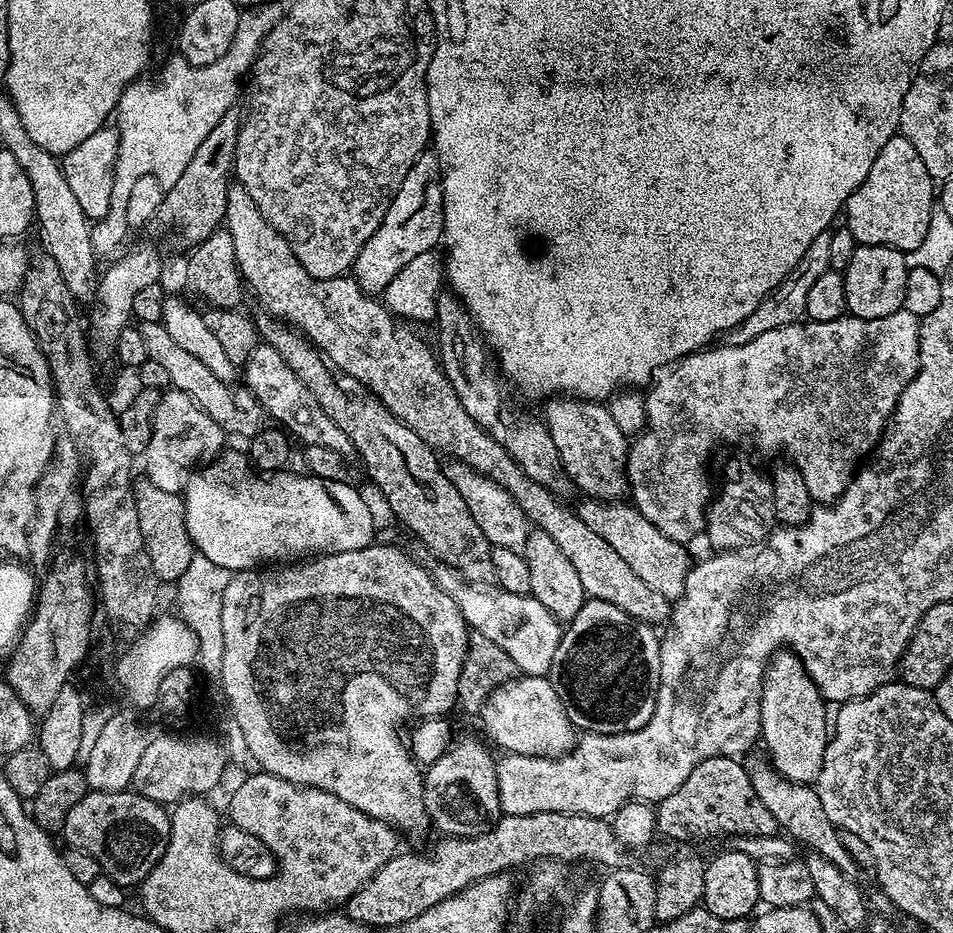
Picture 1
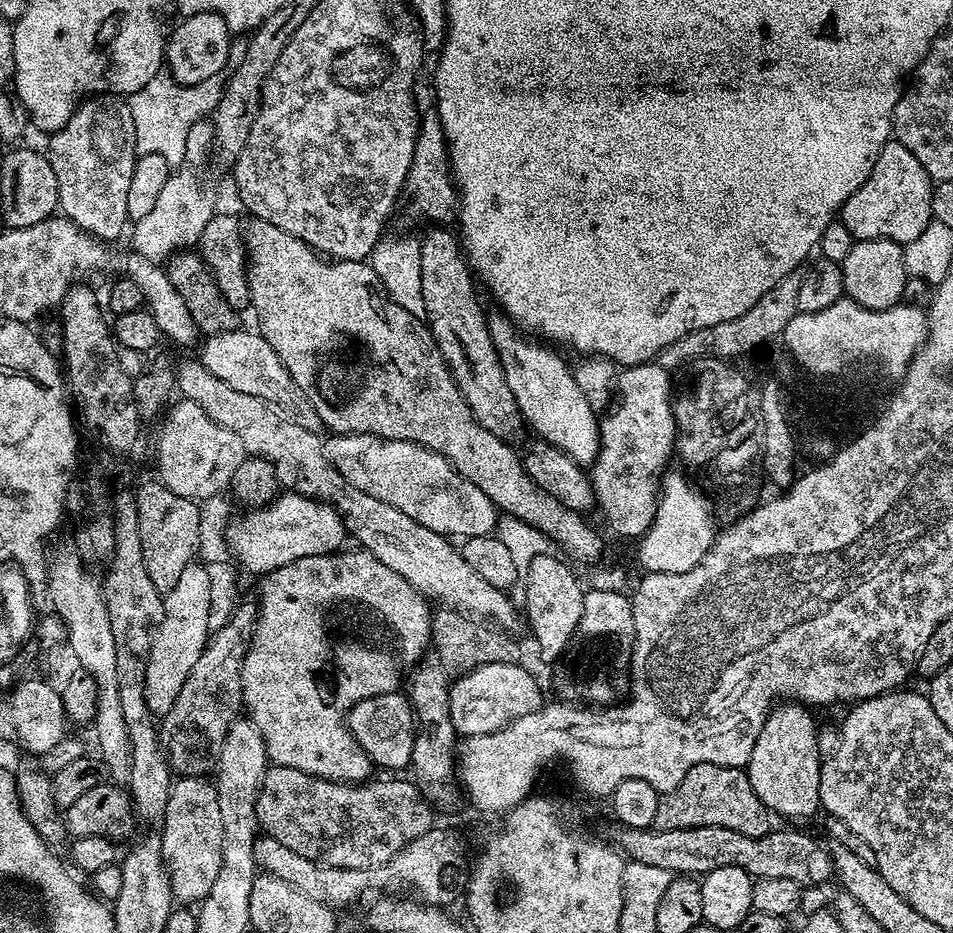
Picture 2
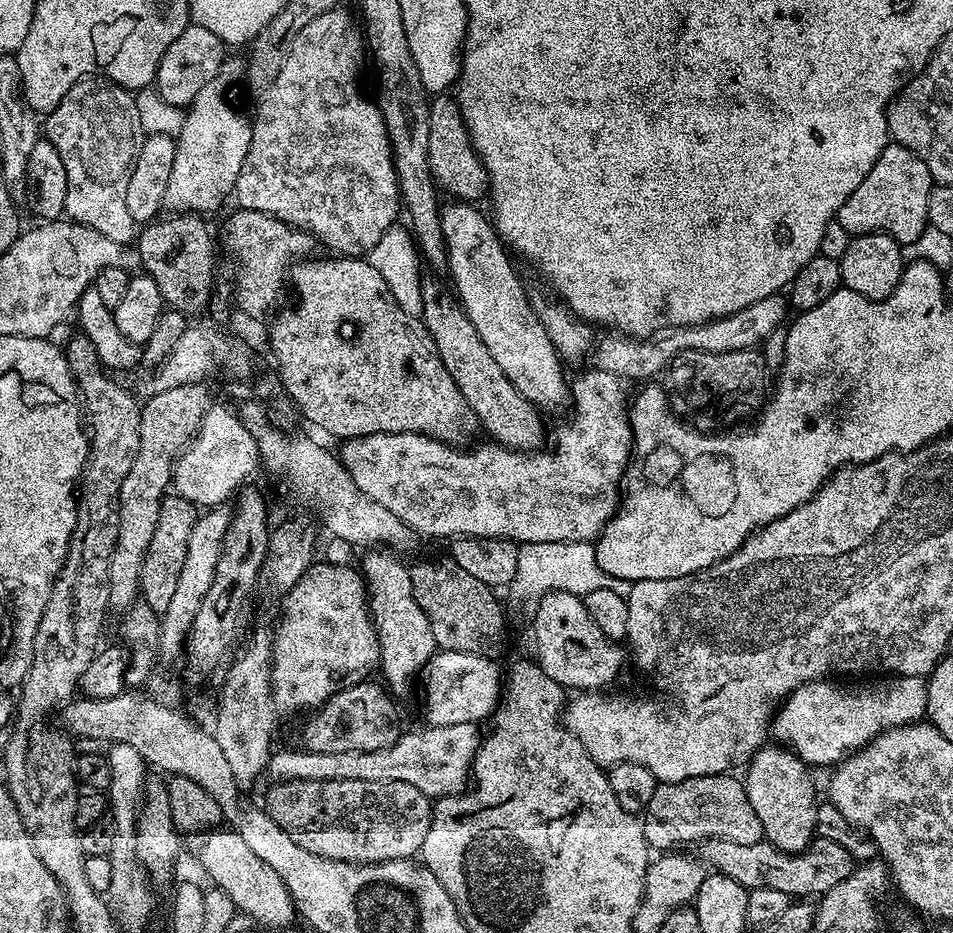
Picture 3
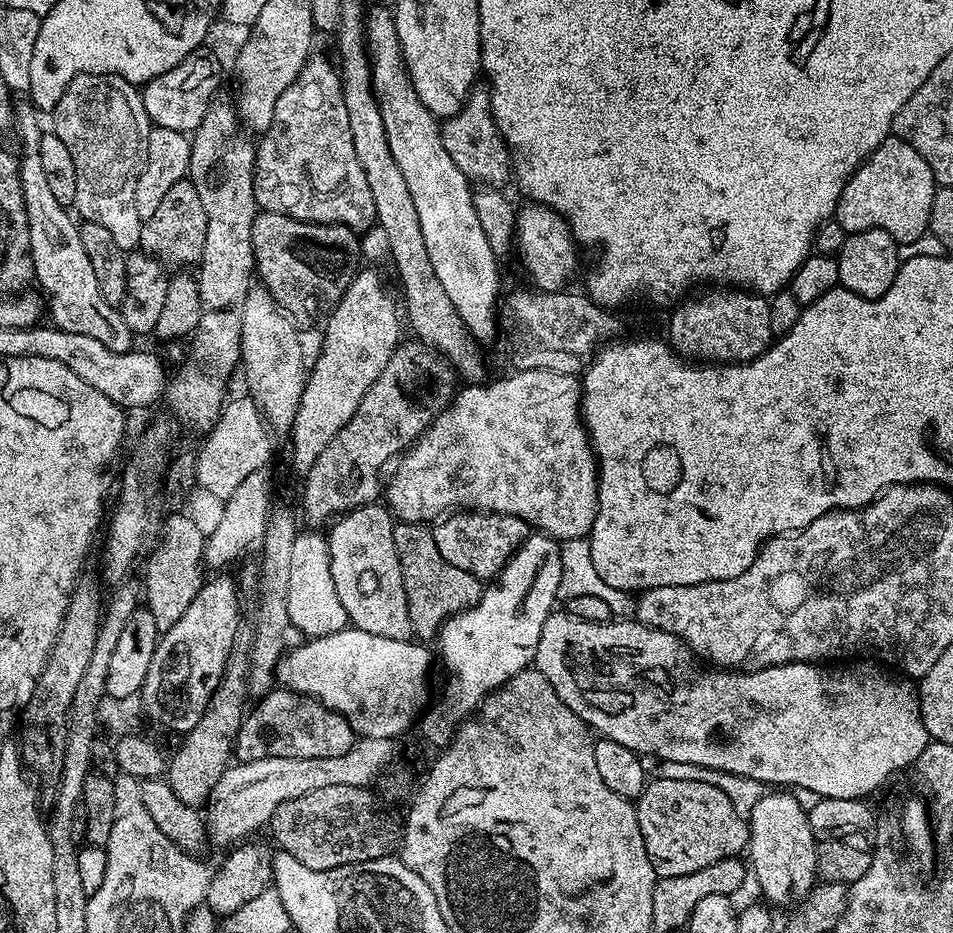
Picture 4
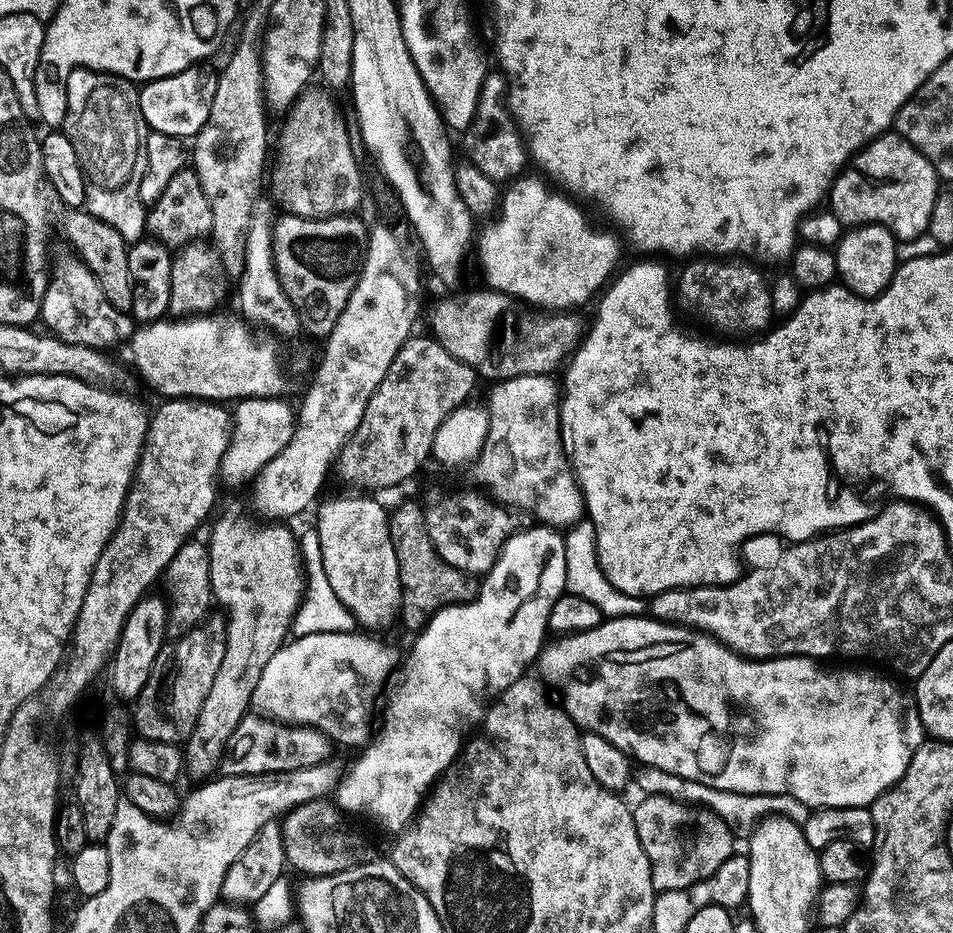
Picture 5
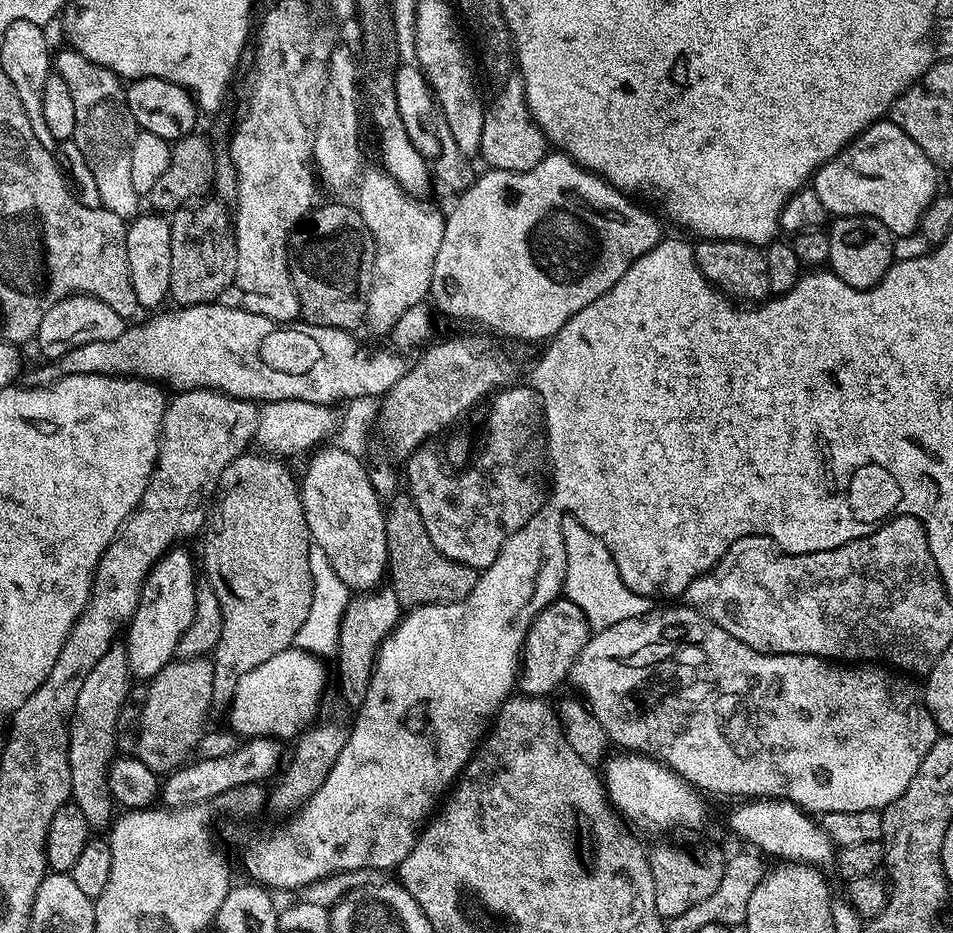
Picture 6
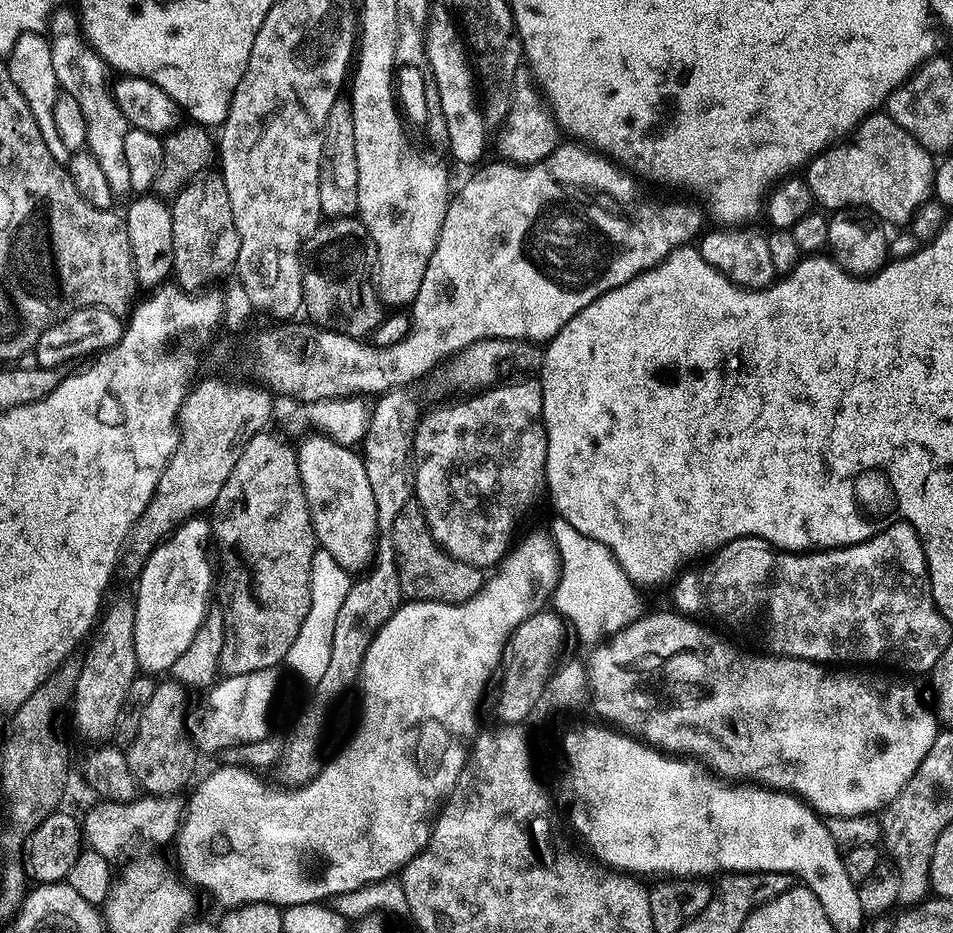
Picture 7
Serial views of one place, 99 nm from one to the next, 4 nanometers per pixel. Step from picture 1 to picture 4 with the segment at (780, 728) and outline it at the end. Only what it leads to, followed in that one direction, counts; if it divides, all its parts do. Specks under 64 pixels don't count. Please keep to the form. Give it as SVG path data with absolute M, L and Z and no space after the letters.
M772 790L752 808L748 820L748 846L750 868L756 871L760 892L769 905L795 906L808 895L818 876L818 841L810 830L805 805L795 800L788 790Z

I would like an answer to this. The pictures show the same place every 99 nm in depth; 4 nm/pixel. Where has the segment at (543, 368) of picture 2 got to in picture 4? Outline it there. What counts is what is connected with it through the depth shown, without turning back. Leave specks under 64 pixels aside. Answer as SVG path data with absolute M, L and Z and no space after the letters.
M391 7L367 9L364 39L372 62L372 91L380 106L390 154L394 162L398 162L402 178L406 178L410 198L414 198L414 210L418 210L422 239L426 242L426 254L430 254L434 274L442 281L450 302L454 302L454 310L458 310L458 318L462 318L472 339L487 346L498 336L502 264L490 250L485 231L478 222L470 181L458 170L458 166L454 166L450 154L446 154L437 117L422 106L414 90L398 42L396 17Z

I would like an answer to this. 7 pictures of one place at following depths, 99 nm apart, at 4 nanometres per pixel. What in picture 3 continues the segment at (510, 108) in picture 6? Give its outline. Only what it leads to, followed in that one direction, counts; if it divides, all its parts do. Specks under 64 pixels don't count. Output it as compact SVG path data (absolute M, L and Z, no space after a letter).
M436 94L431 97L428 105L430 118L430 146L428 161L432 167L432 178L441 193L449 192L451 199L456 202L480 202L489 195L488 175L480 156L474 150L460 107L456 104L455 95Z

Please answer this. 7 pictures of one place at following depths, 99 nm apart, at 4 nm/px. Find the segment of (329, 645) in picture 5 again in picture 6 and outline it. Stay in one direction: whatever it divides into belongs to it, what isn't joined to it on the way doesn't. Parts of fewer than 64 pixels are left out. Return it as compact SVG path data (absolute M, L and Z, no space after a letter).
M293 646L262 662L257 670L239 680L228 711L229 729L239 737L274 737L293 741L317 721L320 700L326 686L325 664L312 653Z

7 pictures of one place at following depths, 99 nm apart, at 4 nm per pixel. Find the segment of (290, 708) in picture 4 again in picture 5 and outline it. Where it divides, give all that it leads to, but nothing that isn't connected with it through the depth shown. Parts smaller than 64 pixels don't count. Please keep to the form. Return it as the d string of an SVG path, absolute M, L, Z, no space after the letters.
M249 714L238 722L218 765L221 776L261 776L286 770L302 770L306 766L323 764L329 759L329 739L317 729L284 724L267 716Z

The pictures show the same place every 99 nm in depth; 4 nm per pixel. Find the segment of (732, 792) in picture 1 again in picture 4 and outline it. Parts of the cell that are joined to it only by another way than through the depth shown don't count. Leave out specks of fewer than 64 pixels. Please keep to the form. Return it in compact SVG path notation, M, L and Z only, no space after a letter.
M664 776L661 780L649 779L644 792L634 801L638 826L642 830L642 842L657 877L674 878L682 874L692 874L714 862L731 856L739 857L748 846L748 820L736 809L736 804L716 784L704 780L671 780Z

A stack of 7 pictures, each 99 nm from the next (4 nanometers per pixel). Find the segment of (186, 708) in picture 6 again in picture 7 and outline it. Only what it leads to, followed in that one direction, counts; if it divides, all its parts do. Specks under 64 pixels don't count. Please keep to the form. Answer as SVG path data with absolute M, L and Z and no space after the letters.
M175 682L167 683L157 683L154 698L150 698L138 714L140 725L134 742L126 749L128 765L137 785L149 796L175 797L188 783L193 783L192 775L196 772L198 752L189 735L189 721L184 714L186 692Z

